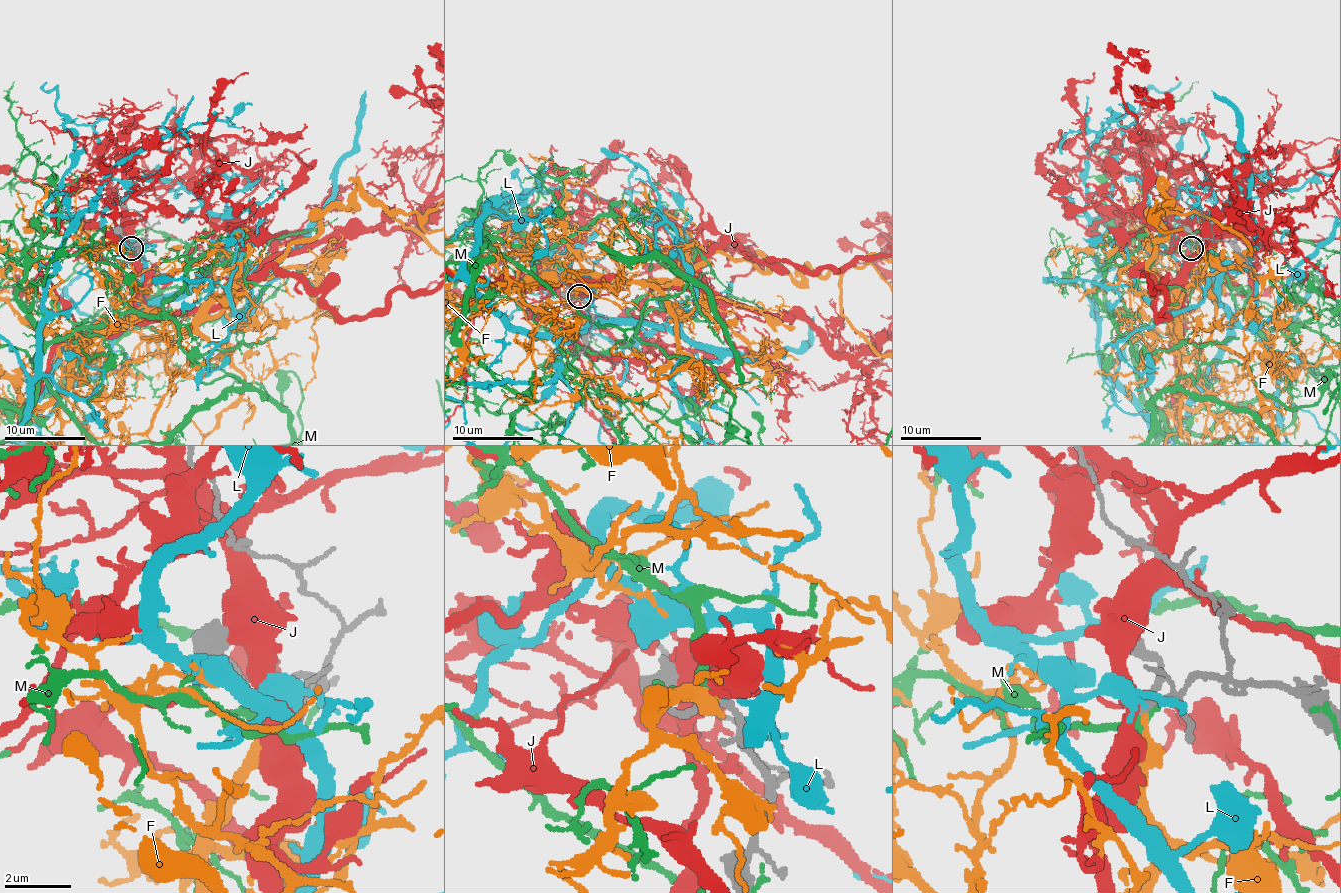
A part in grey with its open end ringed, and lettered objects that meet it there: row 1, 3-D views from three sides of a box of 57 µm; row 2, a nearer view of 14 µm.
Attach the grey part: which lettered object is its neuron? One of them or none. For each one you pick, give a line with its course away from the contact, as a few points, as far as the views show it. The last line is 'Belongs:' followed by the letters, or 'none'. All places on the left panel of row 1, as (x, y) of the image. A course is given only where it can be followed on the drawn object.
Belongs: F

